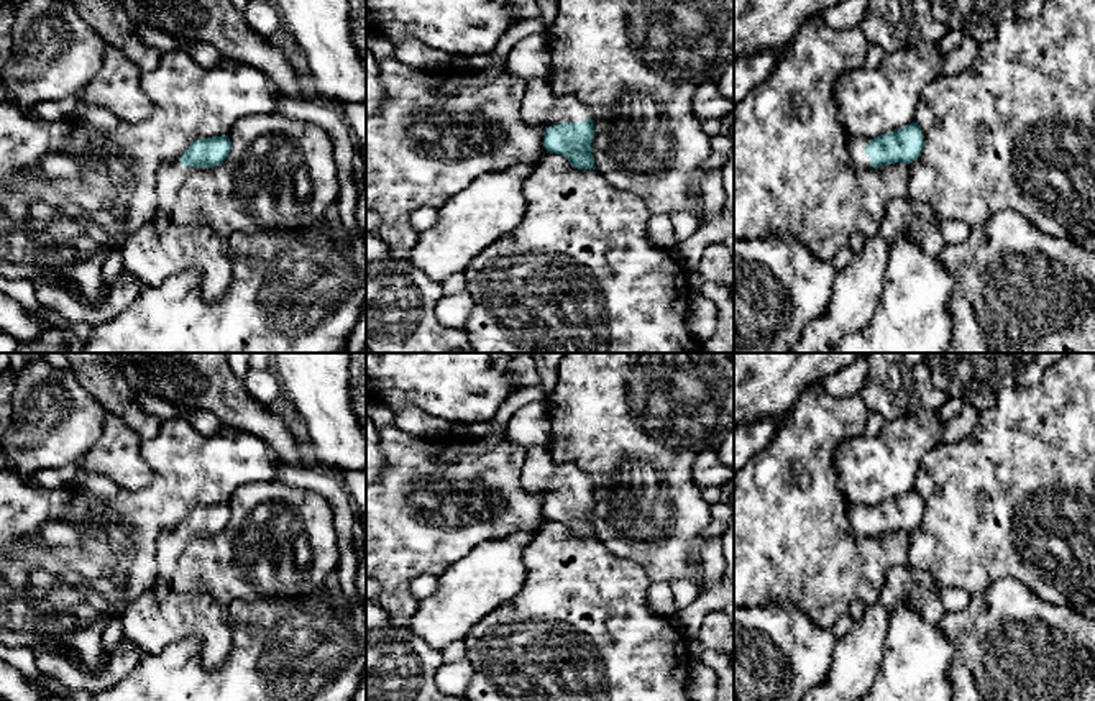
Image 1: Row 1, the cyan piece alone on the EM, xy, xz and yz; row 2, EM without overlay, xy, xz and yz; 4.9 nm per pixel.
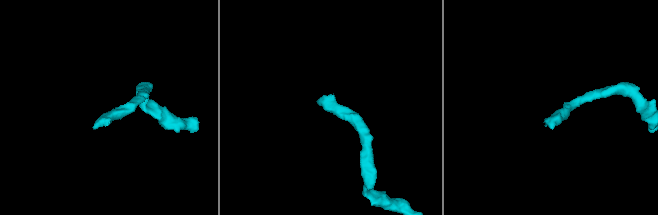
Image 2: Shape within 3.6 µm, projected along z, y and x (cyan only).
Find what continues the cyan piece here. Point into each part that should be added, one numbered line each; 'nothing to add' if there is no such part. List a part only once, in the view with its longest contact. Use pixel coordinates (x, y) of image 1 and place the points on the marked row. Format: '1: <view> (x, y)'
1: xz (540, 105)

